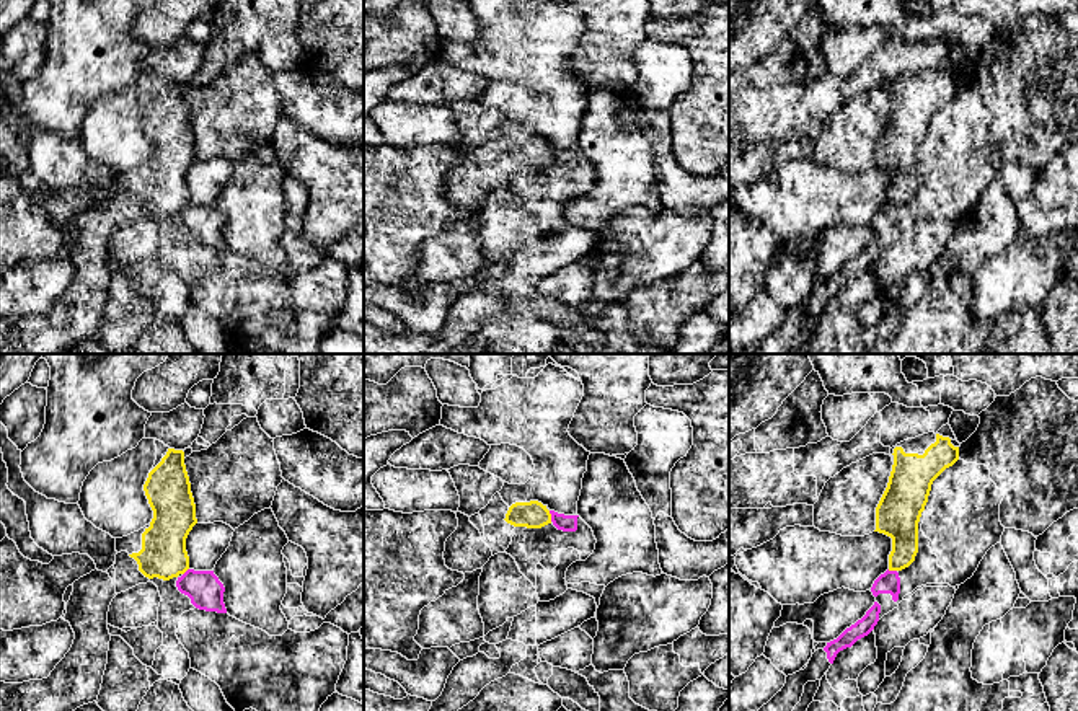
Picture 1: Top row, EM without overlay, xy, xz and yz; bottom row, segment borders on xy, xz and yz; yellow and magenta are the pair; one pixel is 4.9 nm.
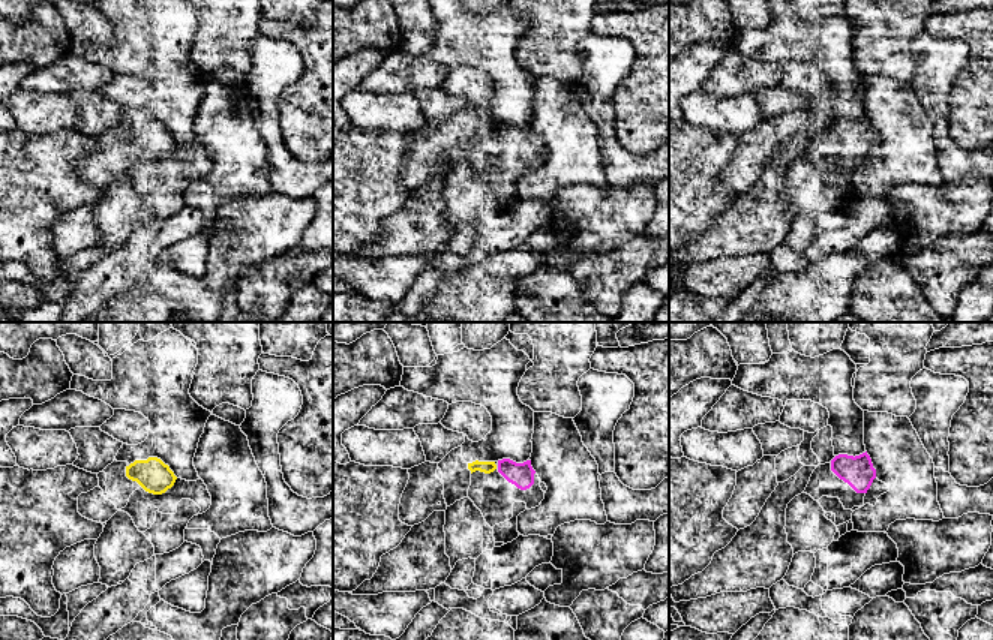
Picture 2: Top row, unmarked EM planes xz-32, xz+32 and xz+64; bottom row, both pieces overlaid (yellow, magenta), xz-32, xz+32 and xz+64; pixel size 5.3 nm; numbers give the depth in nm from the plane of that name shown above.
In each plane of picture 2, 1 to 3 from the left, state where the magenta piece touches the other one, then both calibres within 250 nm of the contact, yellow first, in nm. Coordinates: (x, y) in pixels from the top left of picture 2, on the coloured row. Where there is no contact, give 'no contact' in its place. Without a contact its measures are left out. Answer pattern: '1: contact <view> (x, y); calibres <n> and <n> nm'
1: no contact
2: no contact
3: no contact

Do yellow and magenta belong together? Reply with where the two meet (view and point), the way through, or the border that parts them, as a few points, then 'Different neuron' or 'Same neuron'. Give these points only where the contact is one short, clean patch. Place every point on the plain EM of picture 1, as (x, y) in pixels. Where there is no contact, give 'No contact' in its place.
Touches yellow at xz (550, 150). Different neuron

